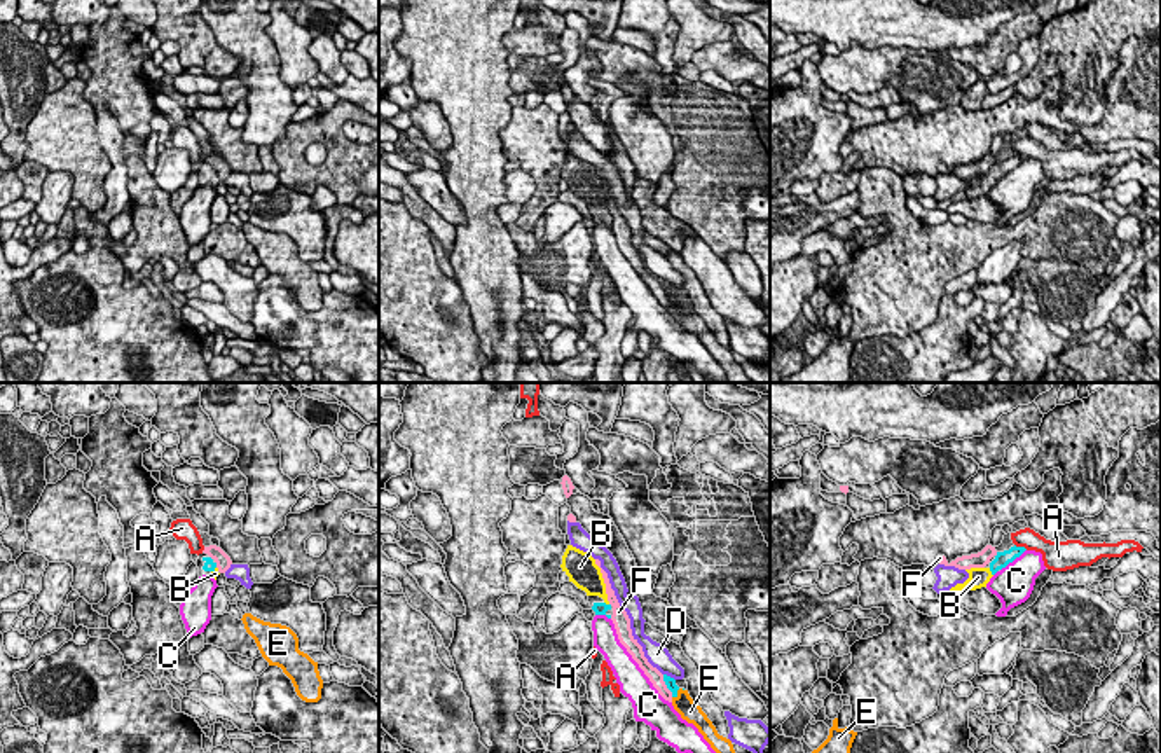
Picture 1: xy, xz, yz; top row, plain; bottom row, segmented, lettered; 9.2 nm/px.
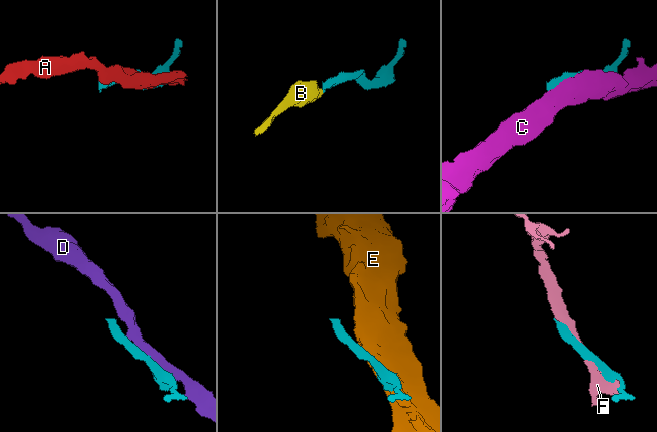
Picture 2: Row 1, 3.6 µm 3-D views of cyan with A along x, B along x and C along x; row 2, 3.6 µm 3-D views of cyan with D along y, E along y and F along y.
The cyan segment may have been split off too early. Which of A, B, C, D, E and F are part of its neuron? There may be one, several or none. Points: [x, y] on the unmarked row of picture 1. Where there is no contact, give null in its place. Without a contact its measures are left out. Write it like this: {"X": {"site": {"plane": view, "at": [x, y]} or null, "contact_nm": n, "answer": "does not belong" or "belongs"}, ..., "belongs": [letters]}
{"A": {"site": {"plane": "yz", "at": [1022, 156]}, "contact_nm": 140, "answer": "does not belong"}, "B": {"site": {"plane": "yz", "at": [990, 179]}, "contact_nm": 90, "answer": "belongs"}, "C": {"site": {"plane": "yz", "at": [1013, 168]}, "contact_nm": 320, "answer": "does not belong"}, "D": {"site": {"plane": "xz", "at": [669, 285]}, "contact_nm": 130, "answer": "does not belong"}, "E": {"site": {"plane": "xz", "at": [676, 301]}, "contact_nm": 140, "answer": "does not belong"}, "F": {"site": {"plane": "xz", "at": [667, 294]}, "contact_nm": 240, "answer": "does not belong"}, "belongs": ["B"]}

